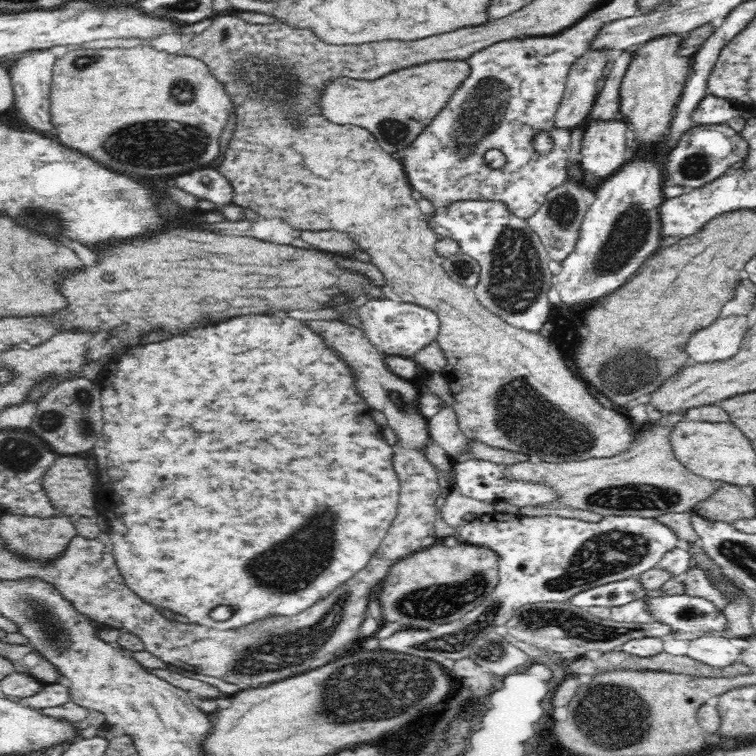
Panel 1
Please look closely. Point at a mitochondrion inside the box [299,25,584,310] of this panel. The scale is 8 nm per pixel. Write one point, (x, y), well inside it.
(486, 106)

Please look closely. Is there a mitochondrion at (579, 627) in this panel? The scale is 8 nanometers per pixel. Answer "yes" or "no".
yes

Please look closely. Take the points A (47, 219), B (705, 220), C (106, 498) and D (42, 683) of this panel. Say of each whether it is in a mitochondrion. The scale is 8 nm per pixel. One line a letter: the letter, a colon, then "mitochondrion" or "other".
A: mitochondrion
B: other
C: other
D: other

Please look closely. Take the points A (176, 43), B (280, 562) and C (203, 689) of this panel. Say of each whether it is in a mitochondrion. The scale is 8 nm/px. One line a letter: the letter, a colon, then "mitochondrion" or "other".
A: other
B: mitochondrion
C: other

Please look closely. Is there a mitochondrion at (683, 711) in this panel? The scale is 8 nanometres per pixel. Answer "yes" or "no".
no

